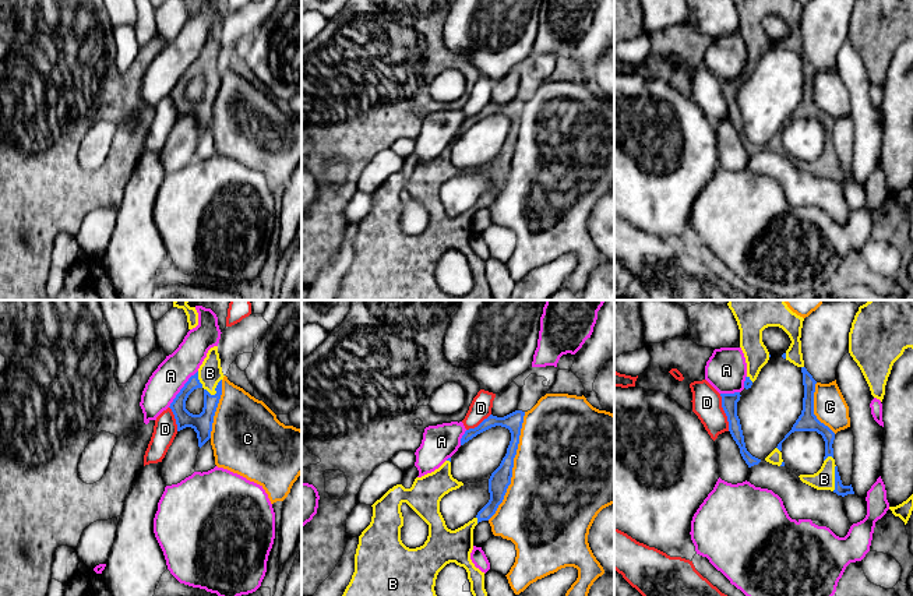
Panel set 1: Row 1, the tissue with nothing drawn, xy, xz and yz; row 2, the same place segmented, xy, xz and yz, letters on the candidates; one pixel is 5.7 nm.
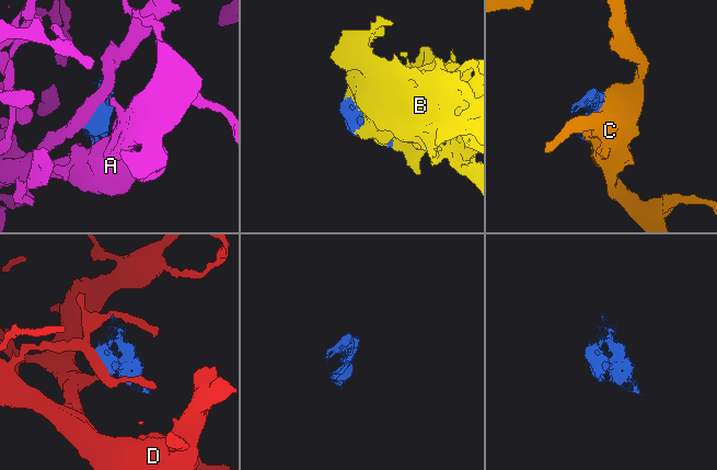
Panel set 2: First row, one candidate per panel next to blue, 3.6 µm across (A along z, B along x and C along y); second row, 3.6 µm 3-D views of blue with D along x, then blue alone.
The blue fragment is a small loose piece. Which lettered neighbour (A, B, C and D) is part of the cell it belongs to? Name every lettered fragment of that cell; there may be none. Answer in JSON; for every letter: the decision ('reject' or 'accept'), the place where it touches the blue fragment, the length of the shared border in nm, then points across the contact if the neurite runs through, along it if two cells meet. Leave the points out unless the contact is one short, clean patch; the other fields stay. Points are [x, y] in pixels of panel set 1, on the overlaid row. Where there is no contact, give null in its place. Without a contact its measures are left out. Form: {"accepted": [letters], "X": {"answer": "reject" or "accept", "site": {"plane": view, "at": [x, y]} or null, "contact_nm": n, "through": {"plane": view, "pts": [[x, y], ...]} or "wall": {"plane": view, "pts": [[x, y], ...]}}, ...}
{"accepted": ["B"], "A": {"answer": "reject", "site": {"plane": "xy", "at": [182, 388]}, "contact_nm": 280}, "B": {"answer": "accept", "site": {"plane": "xy", "at": [201, 385]}, "contact_nm": 170}, "C": {"answer": "reject", "site": {"plane": "xz", "at": [513, 466]}, "contact_nm": 650}, "D": {"answer": "reject", "site": {"plane": "yz", "at": [725, 412]}, "contact_nm": 220}}

